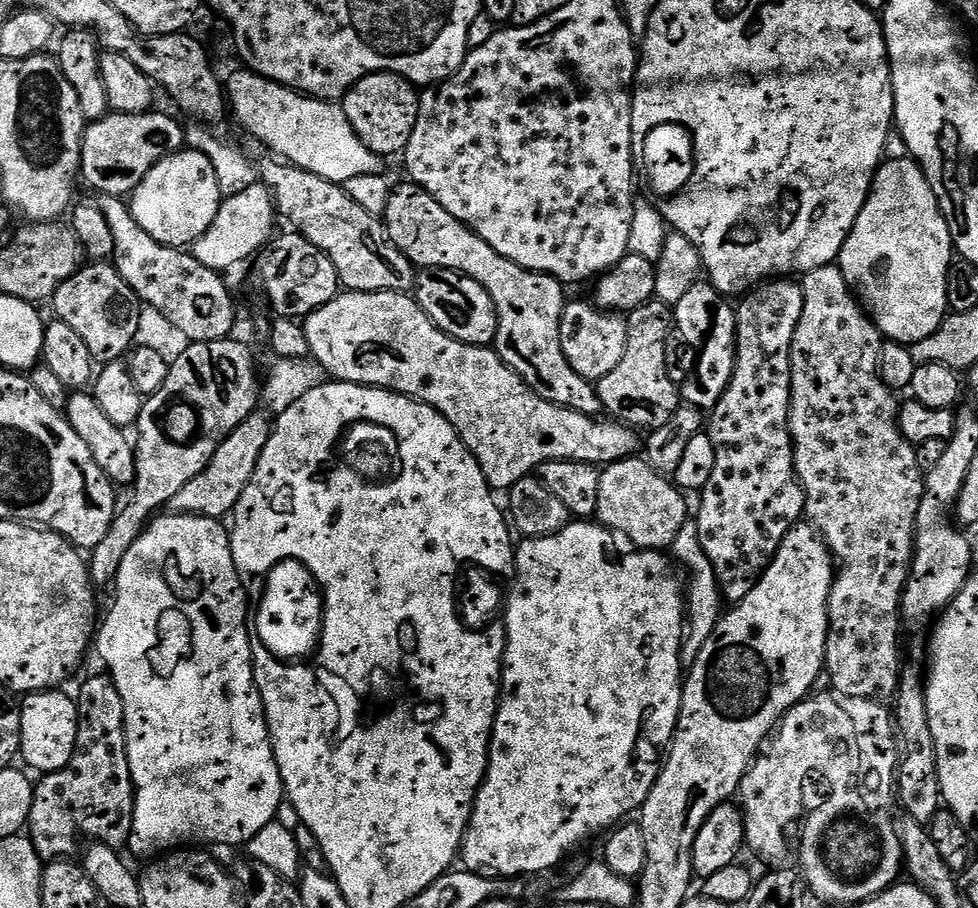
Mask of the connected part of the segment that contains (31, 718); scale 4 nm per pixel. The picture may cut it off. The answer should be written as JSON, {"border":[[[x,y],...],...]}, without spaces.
{"border":[[[49,690],[46,692],[27,693],[19,701],[20,706],[20,751],[19,759],[25,760],[29,764],[27,767],[36,774],[47,774],[57,772],[66,767],[70,758],[74,758],[76,753],[76,743],[78,742],[78,722],[80,715],[76,709],[76,700],[68,697],[64,690]]]}

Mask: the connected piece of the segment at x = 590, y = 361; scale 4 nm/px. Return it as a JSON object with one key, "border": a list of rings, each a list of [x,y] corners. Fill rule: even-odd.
{"border":[[[576,300],[565,303],[564,313],[562,314],[562,322],[560,323],[560,337],[562,338],[562,354],[566,354],[566,362],[570,362],[570,366],[574,366],[576,373],[584,380],[595,382],[601,380],[606,374],[610,374],[610,370],[614,370],[614,366],[618,366],[618,362],[622,362],[622,354],[626,354],[626,338],[628,337],[628,321],[623,315],[607,311],[596,307],[595,303],[588,302],[583,304],[582,301]]]}

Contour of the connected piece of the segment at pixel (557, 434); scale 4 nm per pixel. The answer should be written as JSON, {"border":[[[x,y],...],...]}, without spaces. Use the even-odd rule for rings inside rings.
{"border":[[[341,291],[326,306],[303,317],[304,333],[311,359],[316,359],[333,381],[341,384],[364,384],[368,388],[385,388],[412,400],[428,404],[460,436],[460,441],[474,454],[488,487],[507,490],[524,476],[531,476],[541,464],[551,460],[577,460],[583,464],[607,466],[615,460],[635,457],[642,440],[637,429],[611,418],[587,416],[539,396],[513,368],[491,347],[463,344],[448,336],[420,309],[411,295],[403,292]]]}

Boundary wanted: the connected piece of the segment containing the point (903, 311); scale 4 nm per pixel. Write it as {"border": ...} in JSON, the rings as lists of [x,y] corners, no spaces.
{"border":[[[885,159],[876,171],[872,189],[862,206],[862,214],[858,214],[854,230],[850,230],[840,251],[838,267],[881,337],[911,346],[922,342],[922,338],[930,338],[930,334],[934,334],[934,330],[938,330],[949,315],[946,274],[954,259],[954,249],[952,231],[926,174],[915,160],[903,159]]]}

